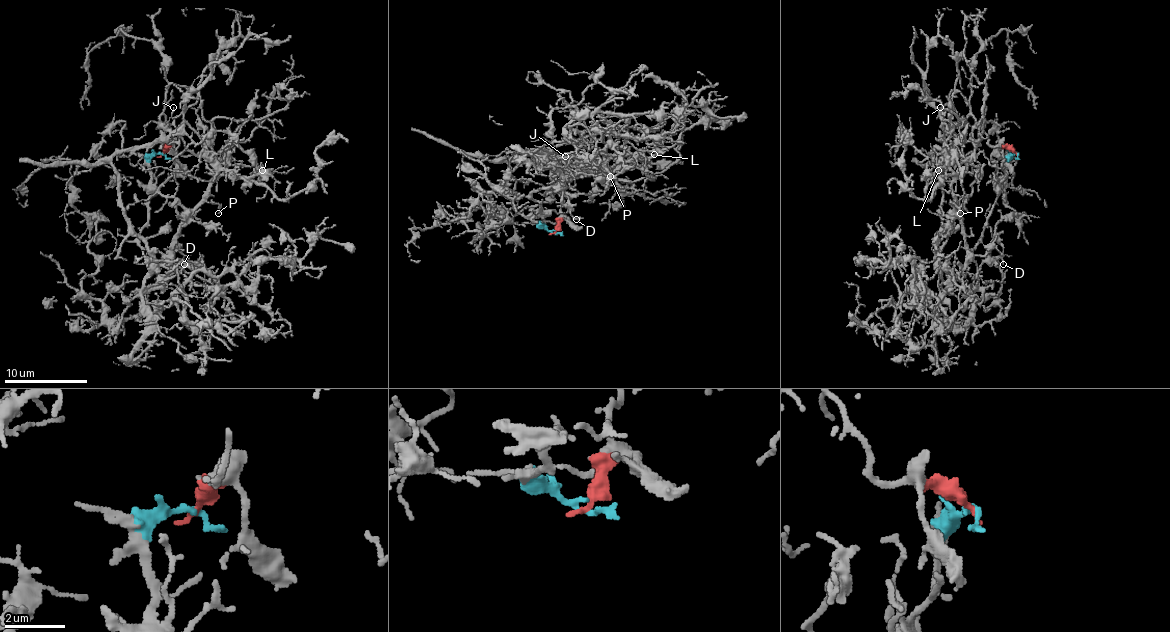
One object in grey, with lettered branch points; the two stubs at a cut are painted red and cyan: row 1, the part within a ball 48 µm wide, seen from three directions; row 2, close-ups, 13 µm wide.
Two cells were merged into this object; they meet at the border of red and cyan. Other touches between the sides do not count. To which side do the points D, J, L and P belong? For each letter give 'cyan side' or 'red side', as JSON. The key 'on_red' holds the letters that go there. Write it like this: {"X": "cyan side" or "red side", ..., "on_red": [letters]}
{"D": "cyan side", "J": "red side", "L": "cyan side", "P": "cyan side", "on_red": ["J"]}

